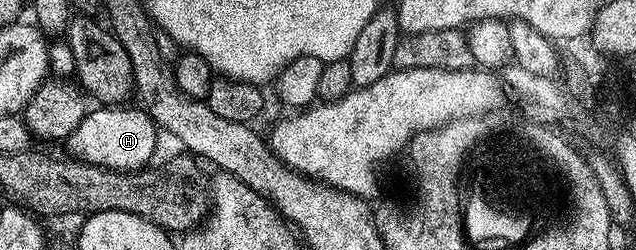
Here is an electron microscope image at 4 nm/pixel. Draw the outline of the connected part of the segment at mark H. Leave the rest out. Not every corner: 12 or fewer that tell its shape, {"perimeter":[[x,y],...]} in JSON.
{"perimeter":[[91,109],[74,129],[81,161],[146,166],[160,130],[145,109]]}

